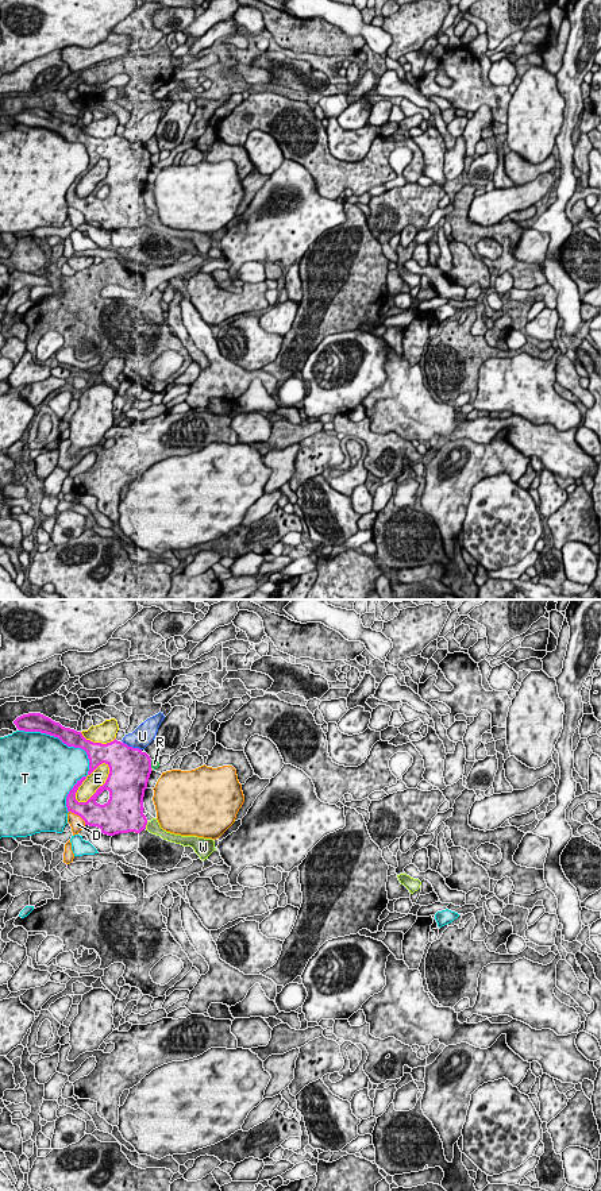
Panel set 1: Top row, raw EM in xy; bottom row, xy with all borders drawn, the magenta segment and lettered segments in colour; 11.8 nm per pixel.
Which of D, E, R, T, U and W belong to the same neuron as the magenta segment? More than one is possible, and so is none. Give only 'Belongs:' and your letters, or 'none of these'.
Belongs: W

